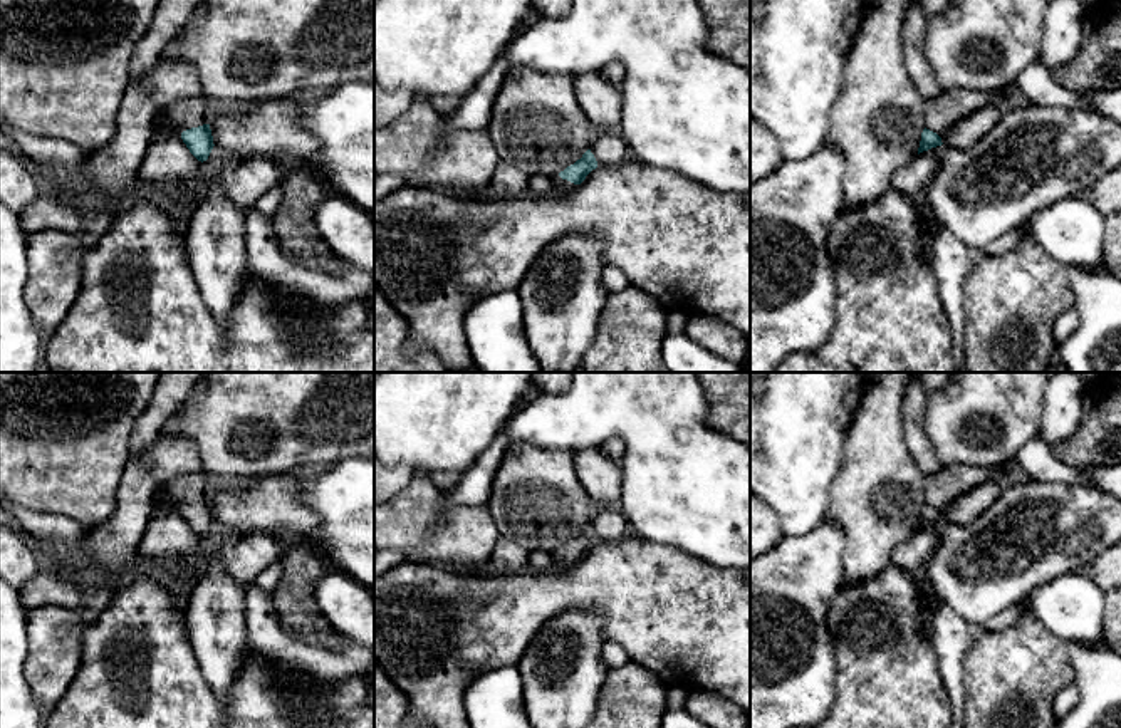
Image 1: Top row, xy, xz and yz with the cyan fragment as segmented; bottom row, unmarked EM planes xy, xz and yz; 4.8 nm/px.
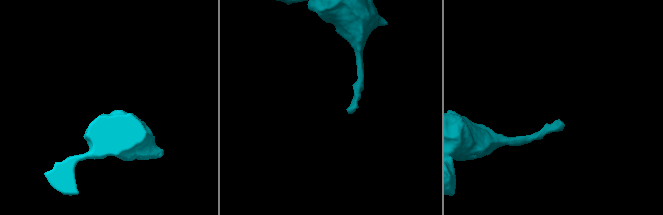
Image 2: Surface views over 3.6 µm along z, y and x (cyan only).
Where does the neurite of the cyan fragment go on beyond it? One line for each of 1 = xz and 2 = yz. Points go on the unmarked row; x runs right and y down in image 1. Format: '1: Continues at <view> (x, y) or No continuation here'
1: Continues at xz (559, 562)
2: Continues at yz (940, 488)

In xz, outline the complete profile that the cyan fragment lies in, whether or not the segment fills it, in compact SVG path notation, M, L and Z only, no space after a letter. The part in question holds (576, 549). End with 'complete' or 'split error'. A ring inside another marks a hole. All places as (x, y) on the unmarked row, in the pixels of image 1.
M587 525L581 535L577 535L574 540L567 542L564 547L554 552L550 570L564 570L572 567L596 543L597 537L591 525Z | split error

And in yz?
M1009 465L995 468L980 466L941 466L940 471L925 475L925 505L918 530L941 522L941 513L962 493L988 480L1000 481L1007 476Z | split error

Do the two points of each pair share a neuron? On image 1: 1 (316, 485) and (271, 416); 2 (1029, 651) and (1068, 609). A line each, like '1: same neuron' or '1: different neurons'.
1: different neurons
2: different neurons

